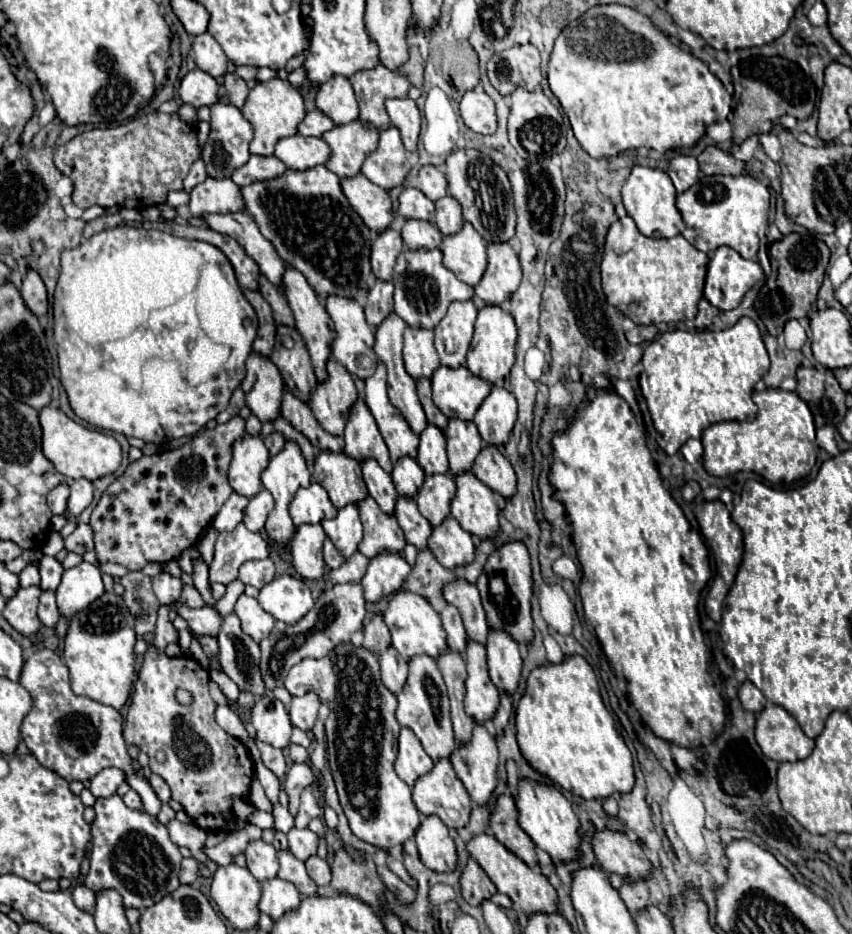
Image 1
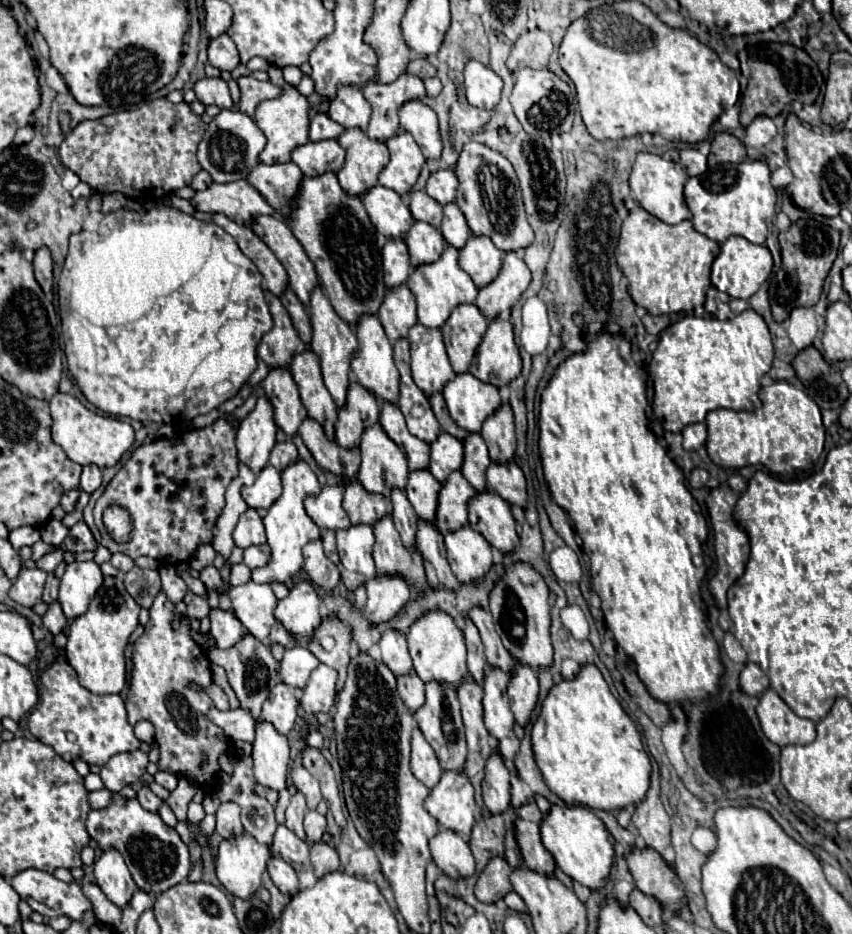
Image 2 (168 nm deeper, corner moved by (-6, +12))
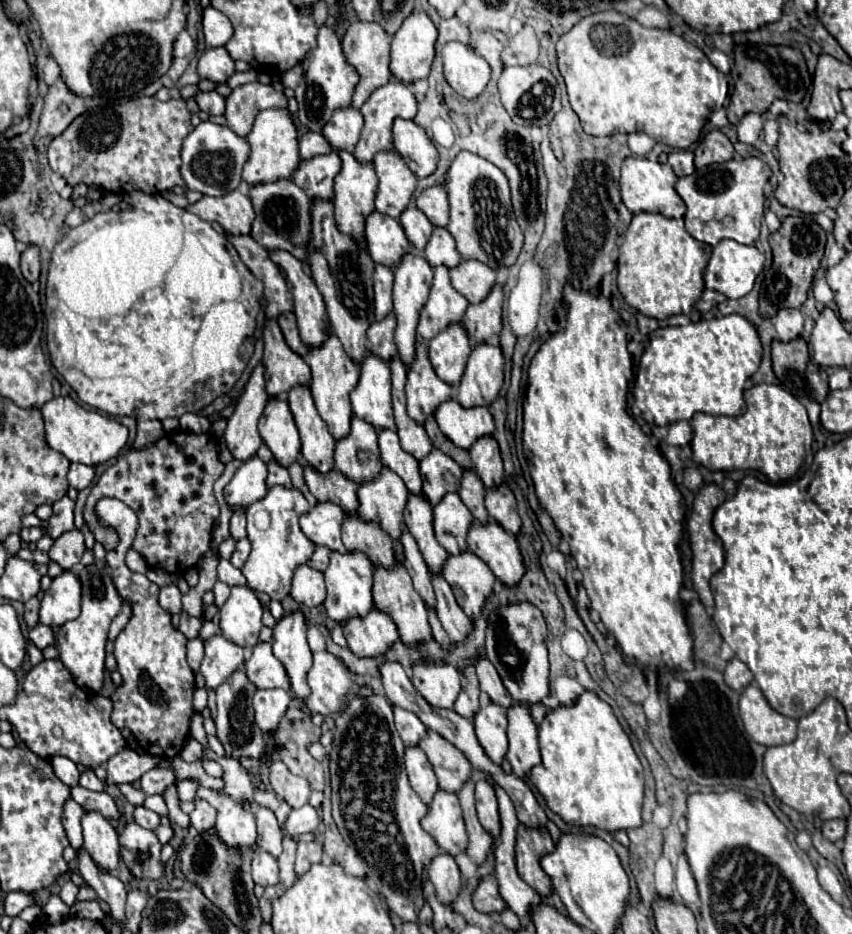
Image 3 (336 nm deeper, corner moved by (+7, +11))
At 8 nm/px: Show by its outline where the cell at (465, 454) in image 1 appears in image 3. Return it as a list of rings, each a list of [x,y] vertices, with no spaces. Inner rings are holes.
[[[465,471],[457,493],[459,493],[461,501],[467,505],[467,509],[473,513],[477,523],[481,523],[481,525],[489,523],[489,515],[487,515],[485,503],[483,503],[485,501],[485,485],[475,475],[475,471]]]

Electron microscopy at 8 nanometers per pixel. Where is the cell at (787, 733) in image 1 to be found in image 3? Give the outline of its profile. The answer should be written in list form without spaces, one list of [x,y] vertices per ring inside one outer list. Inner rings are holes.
[[[751,683],[741,693],[739,715],[749,737],[765,747],[791,743],[797,735],[797,721],[771,709],[757,683]]]

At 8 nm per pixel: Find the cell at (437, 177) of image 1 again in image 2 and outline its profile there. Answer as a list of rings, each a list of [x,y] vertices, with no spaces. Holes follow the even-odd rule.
[[[446,168],[446,170],[436,170],[430,174],[426,192],[440,204],[448,204],[448,202],[454,202],[456,198],[456,186],[458,186],[458,178],[454,170]]]

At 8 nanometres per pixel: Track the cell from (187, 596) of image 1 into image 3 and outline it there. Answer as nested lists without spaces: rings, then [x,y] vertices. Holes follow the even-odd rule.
[[[181,613],[181,633],[187,637],[187,639],[195,639],[199,635],[199,629],[203,627],[203,619],[197,619],[197,617],[189,617],[187,613]]]

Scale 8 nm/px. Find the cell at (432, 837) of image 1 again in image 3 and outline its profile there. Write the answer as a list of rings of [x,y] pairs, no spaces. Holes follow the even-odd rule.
[[[447,853],[437,855],[429,865],[429,879],[435,885],[437,899],[443,905],[451,905],[461,889],[461,873],[455,859]]]

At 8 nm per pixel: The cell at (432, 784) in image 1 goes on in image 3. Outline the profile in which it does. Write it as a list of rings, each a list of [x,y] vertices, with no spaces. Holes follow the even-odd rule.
[[[439,789],[421,825],[447,855],[457,857],[467,849],[467,831],[463,823],[461,805],[455,793]]]

